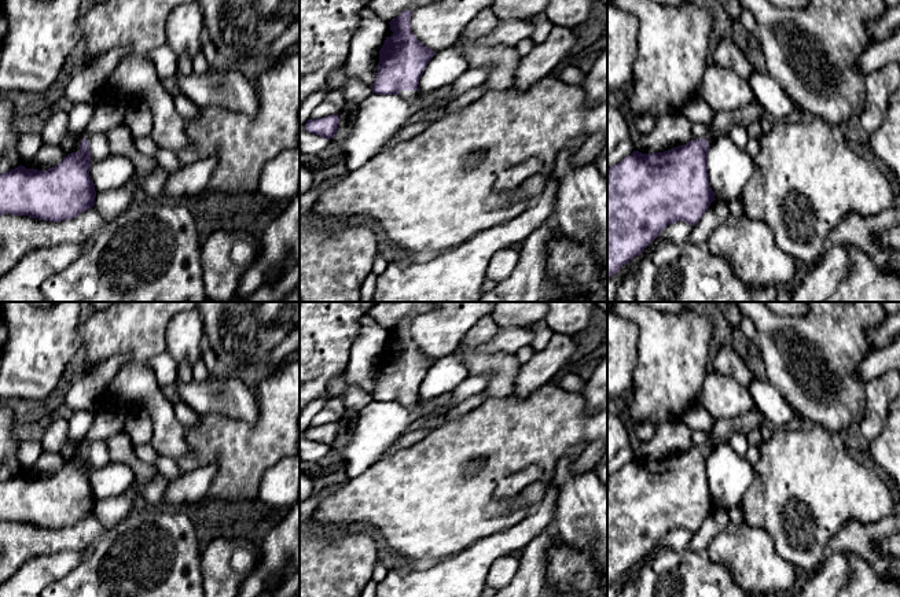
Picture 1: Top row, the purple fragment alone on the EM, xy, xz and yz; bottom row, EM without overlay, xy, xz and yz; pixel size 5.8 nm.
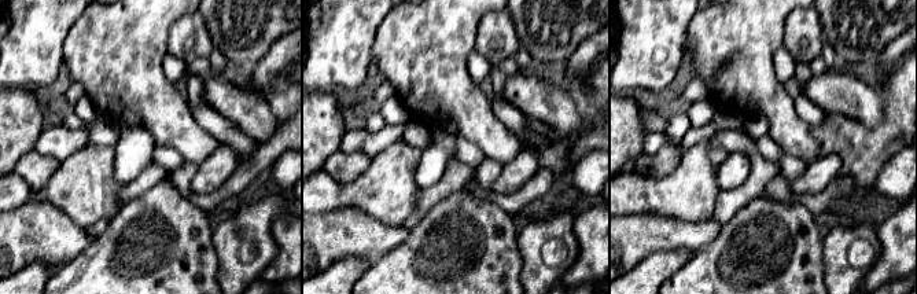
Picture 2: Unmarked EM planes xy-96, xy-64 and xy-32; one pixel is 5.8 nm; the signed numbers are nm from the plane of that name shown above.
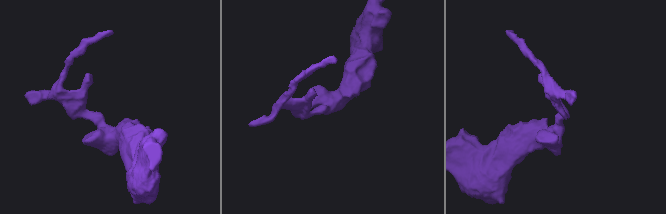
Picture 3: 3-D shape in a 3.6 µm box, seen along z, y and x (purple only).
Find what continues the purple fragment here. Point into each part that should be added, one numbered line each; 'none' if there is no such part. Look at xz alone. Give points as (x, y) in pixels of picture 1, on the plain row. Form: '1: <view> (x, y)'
1: xz (408, 402)

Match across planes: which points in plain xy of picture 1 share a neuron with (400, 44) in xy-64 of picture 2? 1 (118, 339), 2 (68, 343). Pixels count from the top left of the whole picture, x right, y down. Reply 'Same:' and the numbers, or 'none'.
Same: 1

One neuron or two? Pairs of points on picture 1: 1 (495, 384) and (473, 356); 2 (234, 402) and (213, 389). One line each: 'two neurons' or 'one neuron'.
1: one neuron
2: one neuron

